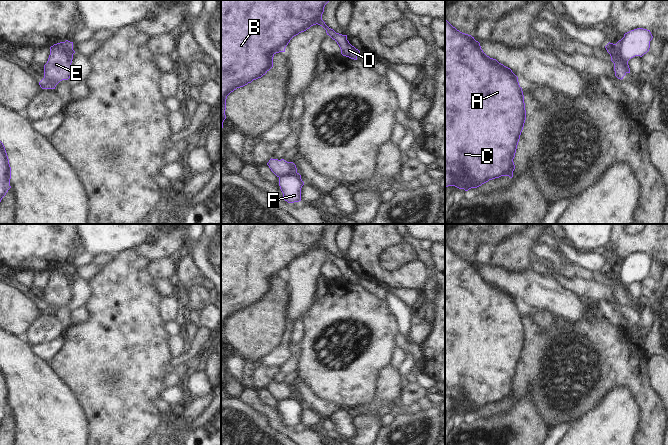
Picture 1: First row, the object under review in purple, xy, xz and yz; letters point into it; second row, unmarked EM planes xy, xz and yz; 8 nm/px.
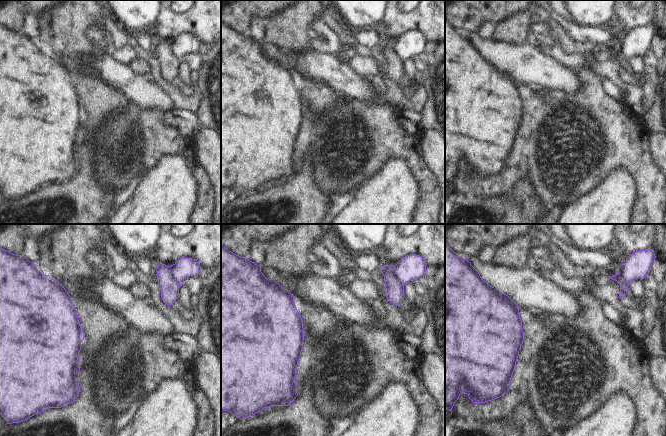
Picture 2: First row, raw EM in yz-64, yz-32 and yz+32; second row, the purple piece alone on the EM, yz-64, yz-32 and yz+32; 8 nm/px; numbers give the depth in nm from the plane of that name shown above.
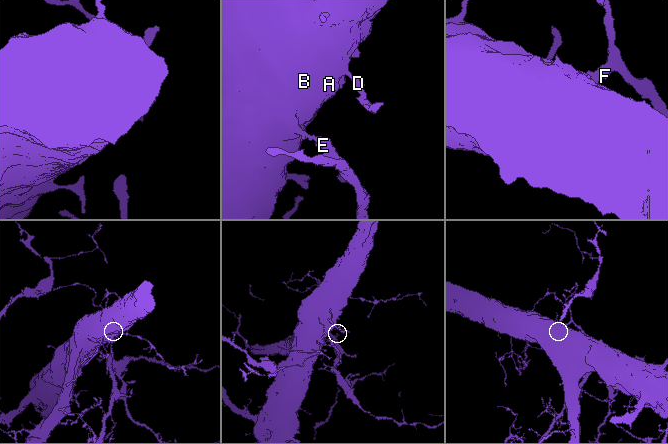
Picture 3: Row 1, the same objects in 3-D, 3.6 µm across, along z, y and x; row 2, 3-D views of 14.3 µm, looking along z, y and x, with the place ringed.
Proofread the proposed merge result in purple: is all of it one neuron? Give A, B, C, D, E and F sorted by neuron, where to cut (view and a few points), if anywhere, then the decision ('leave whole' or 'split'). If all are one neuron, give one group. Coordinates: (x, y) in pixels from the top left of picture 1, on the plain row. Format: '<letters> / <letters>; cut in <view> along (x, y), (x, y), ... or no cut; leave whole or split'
A B C D E / F; cut in yz along (616, 267), (617, 274), (627, 286); split

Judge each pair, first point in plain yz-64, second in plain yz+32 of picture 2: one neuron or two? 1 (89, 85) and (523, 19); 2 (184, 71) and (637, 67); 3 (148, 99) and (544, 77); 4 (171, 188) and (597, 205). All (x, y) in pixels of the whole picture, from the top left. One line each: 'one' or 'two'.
1: one
2: one
3: one
4: one

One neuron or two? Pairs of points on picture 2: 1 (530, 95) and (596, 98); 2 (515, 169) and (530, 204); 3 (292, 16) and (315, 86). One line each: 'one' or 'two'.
1: one
2: two
3: one

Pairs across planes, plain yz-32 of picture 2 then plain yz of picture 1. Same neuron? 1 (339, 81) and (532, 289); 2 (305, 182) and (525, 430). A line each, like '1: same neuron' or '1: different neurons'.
1: same neuron
2: same neuron

